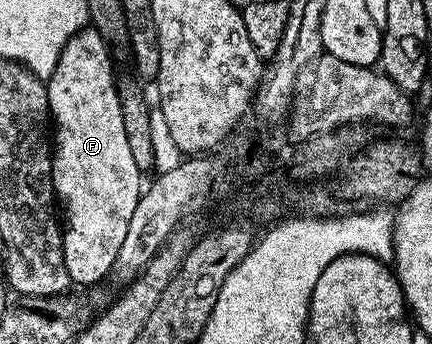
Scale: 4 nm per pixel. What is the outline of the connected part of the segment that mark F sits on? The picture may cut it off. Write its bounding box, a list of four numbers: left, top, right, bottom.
[46,29,140,281]

